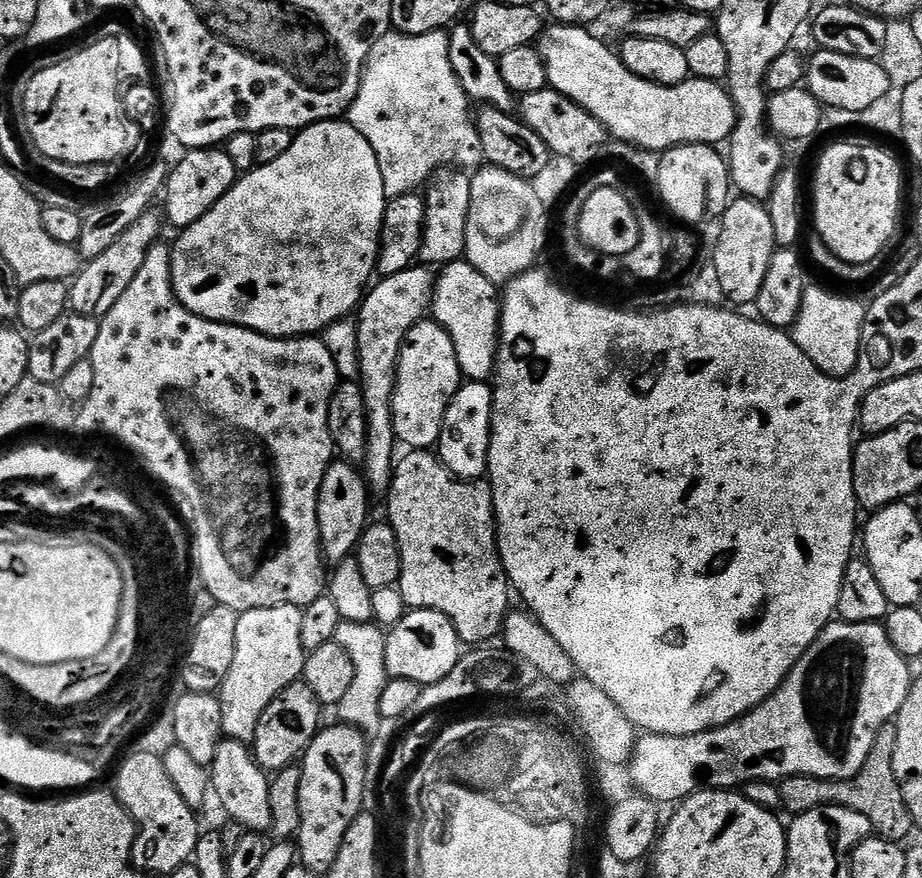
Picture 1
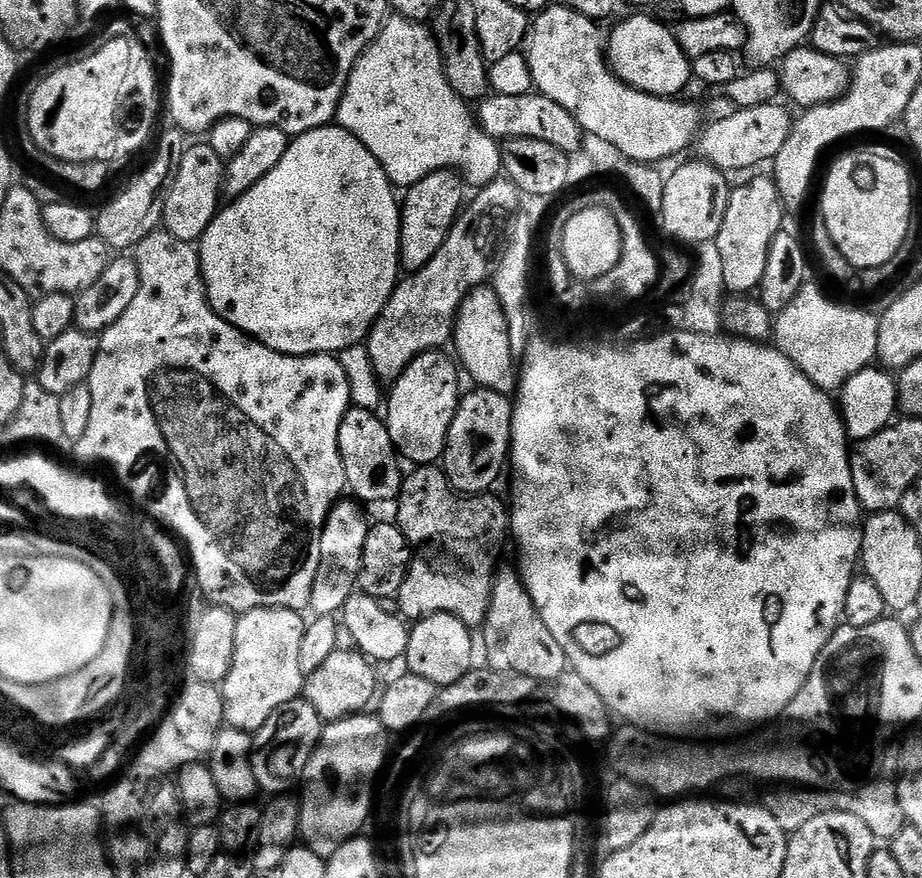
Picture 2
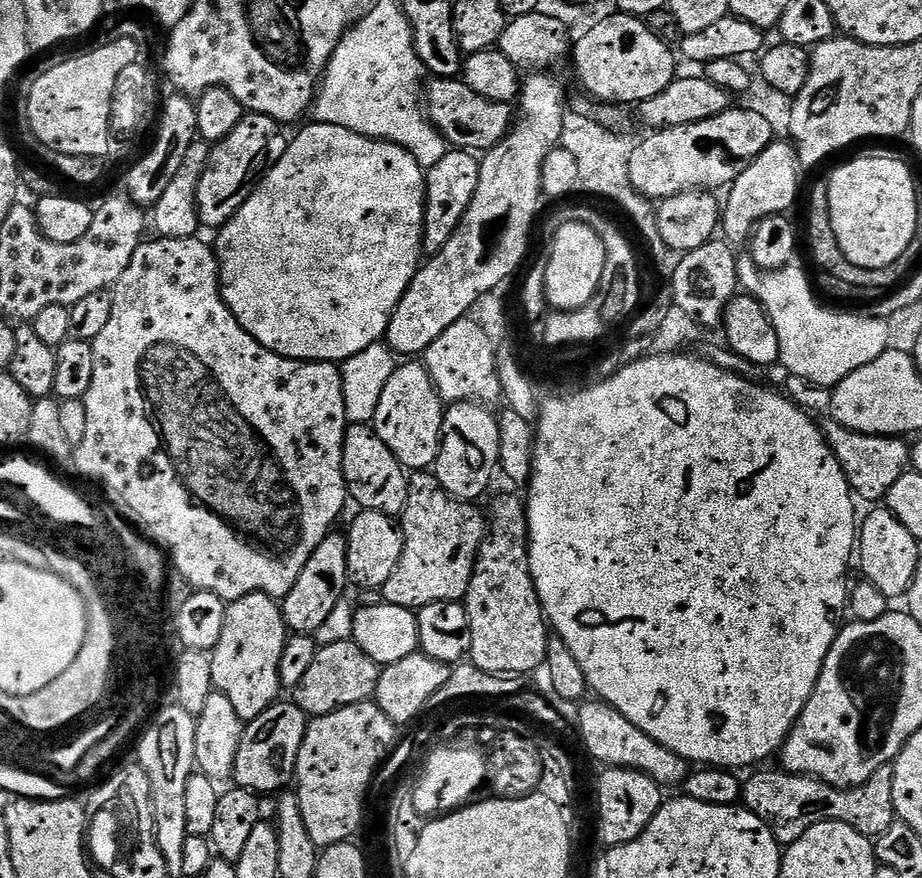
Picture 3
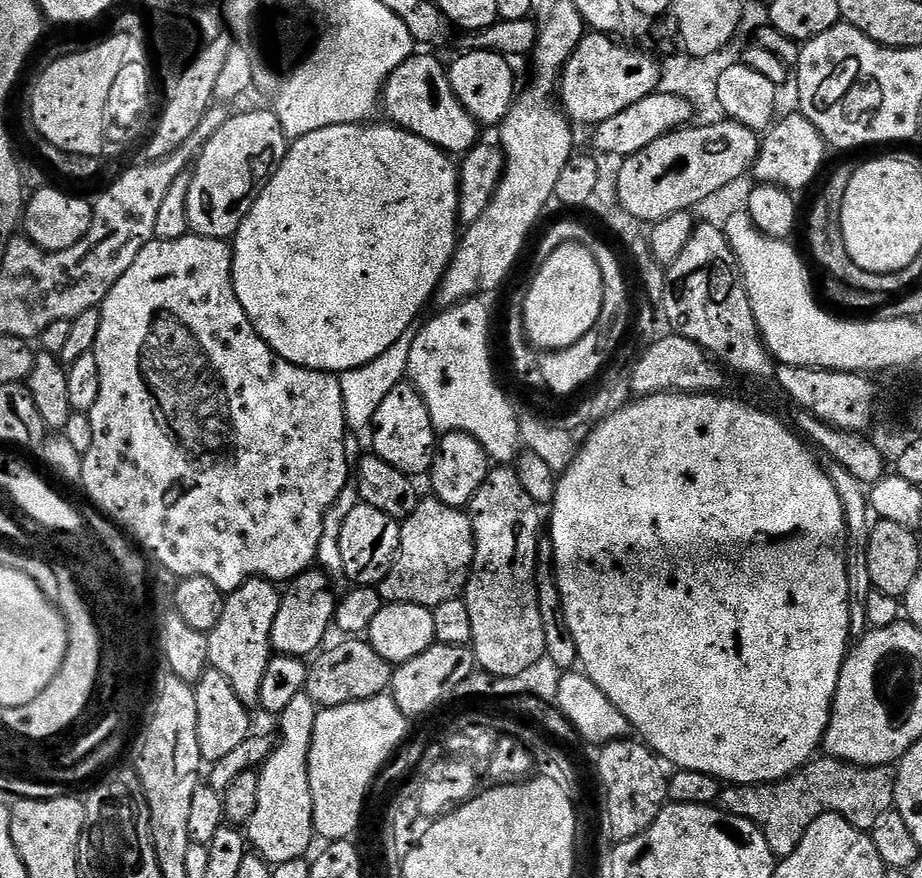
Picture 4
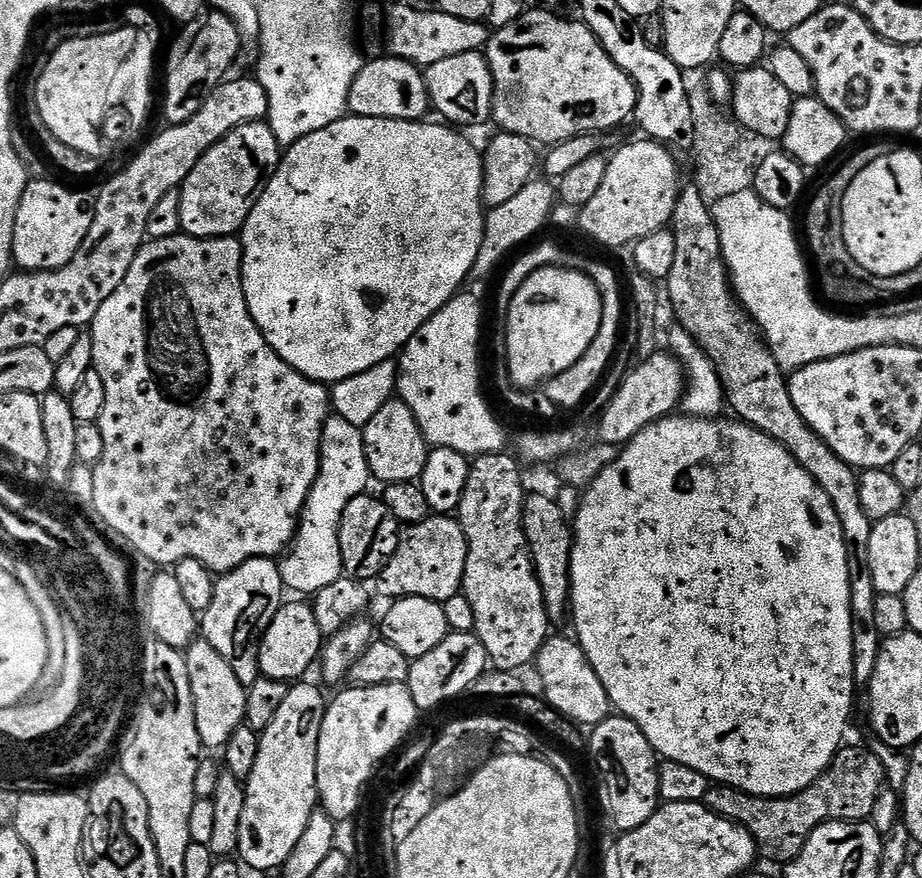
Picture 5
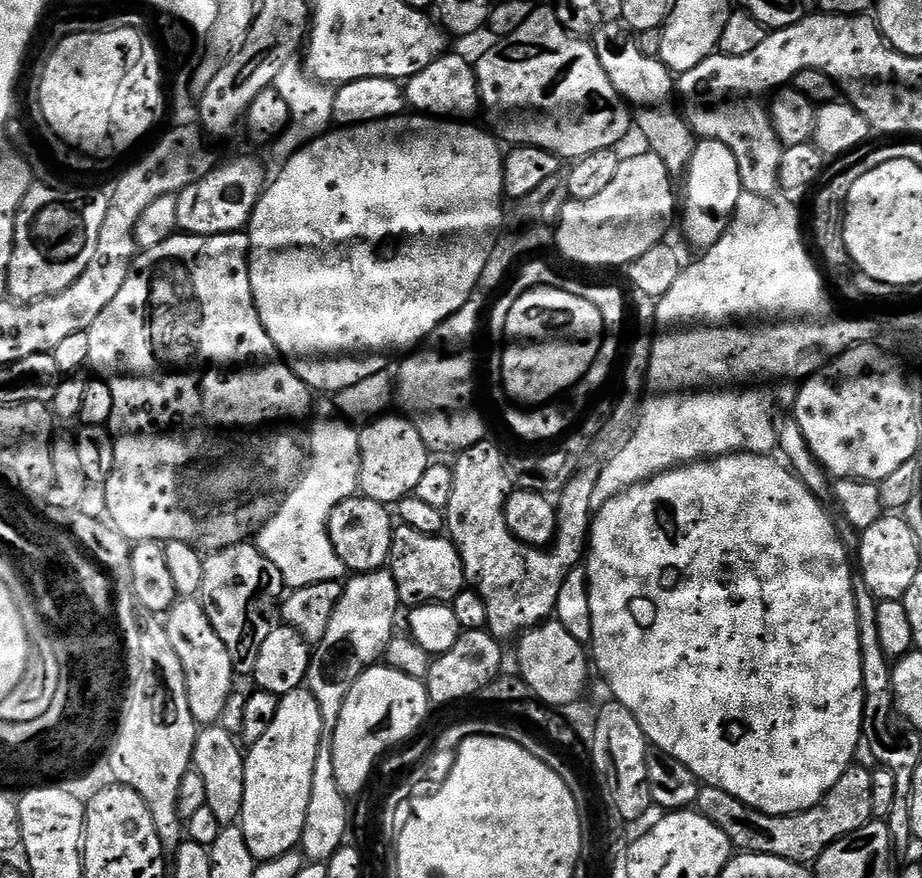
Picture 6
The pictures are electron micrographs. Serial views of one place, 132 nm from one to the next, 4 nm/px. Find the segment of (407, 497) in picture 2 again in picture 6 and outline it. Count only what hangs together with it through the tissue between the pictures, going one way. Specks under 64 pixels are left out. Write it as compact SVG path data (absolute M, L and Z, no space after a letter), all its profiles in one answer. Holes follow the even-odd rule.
M397 527L392 537L390 571L398 586L400 603L408 610L423 604L449 603L466 588L460 551L444 534L427 536L413 528Z

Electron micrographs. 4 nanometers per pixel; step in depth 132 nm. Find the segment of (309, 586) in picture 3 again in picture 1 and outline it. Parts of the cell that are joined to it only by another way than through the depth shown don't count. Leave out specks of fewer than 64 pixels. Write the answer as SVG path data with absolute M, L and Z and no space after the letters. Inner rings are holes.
M340 458L328 467L318 494L318 530L320 551L324 553L329 565L340 564L355 553L360 535L370 523L368 496L370 497L370 485L355 463Z

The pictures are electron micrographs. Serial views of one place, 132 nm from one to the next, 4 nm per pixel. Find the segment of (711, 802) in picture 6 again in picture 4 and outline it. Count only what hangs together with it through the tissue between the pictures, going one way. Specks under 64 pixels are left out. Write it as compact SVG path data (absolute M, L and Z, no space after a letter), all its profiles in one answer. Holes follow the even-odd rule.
M831 758L813 759L799 772L771 784L728 786L722 792L722 808L730 816L741 816L760 828L773 856L794 854L798 842L819 816L835 814L844 817L858 829L872 830L880 818L893 807L896 778L888 766L864 768Z

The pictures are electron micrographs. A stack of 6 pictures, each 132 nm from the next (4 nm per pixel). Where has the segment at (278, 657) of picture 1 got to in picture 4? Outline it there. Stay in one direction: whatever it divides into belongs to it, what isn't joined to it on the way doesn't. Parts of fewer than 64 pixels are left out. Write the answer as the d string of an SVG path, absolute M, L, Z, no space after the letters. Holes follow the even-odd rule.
M248 580L225 599L218 622L211 632L207 633L209 665L230 678L234 694L238 694L240 701L250 710L260 703L262 678L266 674L268 661L274 655L272 627L280 609L281 597L276 588L277 585L270 580Z

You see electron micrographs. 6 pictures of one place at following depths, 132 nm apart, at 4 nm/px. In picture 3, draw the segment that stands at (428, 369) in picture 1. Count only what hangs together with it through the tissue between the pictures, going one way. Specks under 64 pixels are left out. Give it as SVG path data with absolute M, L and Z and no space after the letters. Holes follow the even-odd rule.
M404 362L390 374L390 382L386 382L386 390L382 390L371 427L375 428L378 438L390 446L394 458L398 458L405 470L428 470L435 465L440 453L445 411L445 401L441 400L423 363Z

